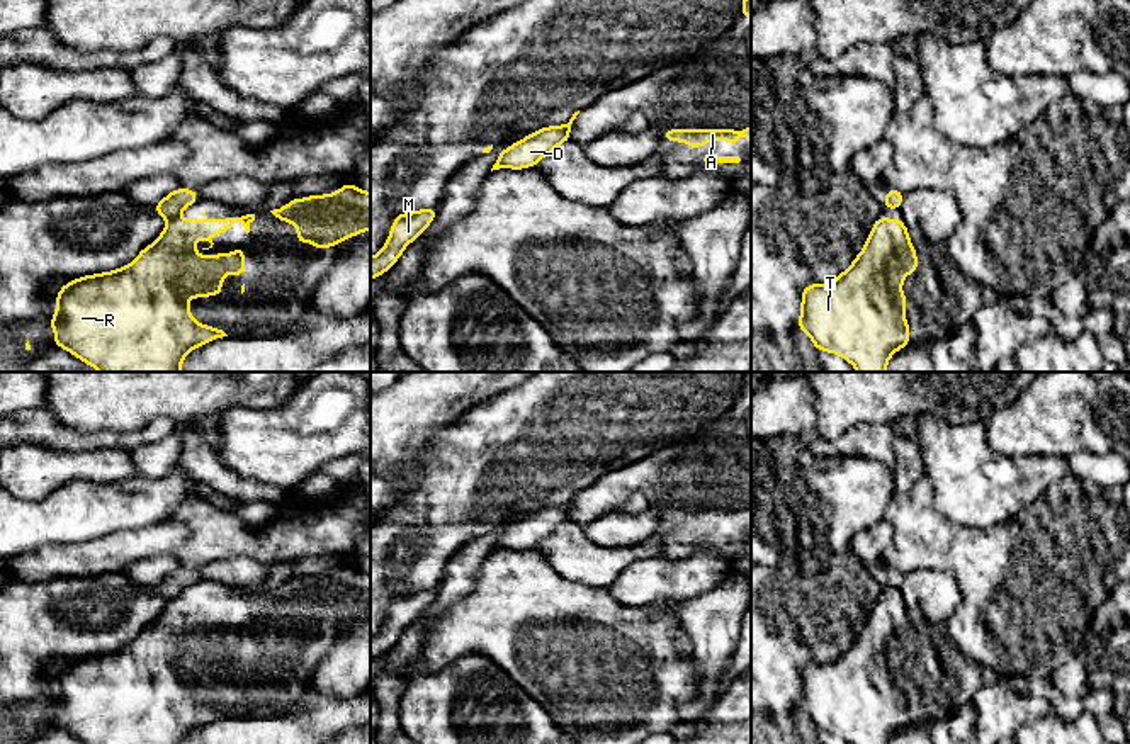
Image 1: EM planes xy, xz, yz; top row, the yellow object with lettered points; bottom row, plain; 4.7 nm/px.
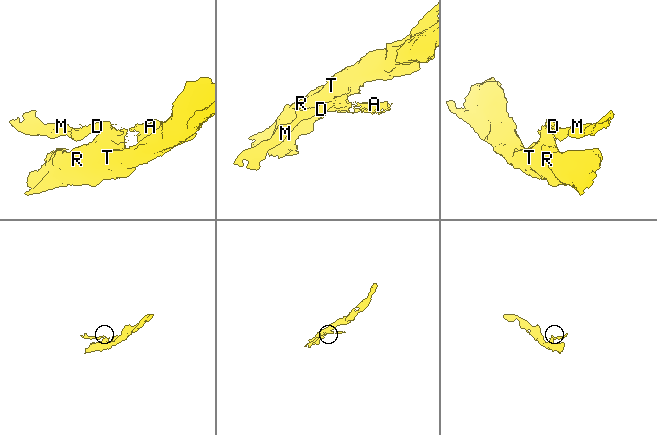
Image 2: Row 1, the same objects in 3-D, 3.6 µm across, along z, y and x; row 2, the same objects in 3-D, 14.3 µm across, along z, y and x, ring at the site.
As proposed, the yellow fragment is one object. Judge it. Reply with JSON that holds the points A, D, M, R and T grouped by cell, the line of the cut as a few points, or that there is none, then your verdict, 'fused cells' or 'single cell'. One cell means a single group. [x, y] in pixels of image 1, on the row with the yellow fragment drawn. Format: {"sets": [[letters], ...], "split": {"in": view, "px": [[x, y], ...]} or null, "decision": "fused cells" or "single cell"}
{"sets": [["A", "R", "T"], ["D", "M"]], "split": {"in": "xy", "px": [[175, 216], [169, 221]]}, "decision": "fused cells"}

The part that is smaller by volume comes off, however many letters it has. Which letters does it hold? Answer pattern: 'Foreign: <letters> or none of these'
Foreign: D, M

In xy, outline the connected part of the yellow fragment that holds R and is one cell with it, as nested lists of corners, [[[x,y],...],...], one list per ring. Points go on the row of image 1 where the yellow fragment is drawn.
[[[246,214],[246,216],[231,216],[231,217],[224,217],[224,219],[197,219],[197,217],[190,217],[190,219],[177,219],[173,217],[172,221],[167,223],[167,226],[163,228],[161,234],[156,238],[155,243],[151,243],[150,246],[144,246],[134,262],[116,268],[112,272],[102,272],[102,273],[93,273],[93,275],[83,275],[80,279],[75,279],[71,282],[66,282],[59,292],[56,294],[56,311],[54,316],[49,321],[49,326],[54,331],[54,345],[53,347],[59,347],[65,348],[66,352],[70,352],[73,357],[80,358],[83,364],[93,367],[99,372],[182,372],[182,360],[197,347],[207,345],[212,340],[228,336],[223,330],[214,328],[214,326],[207,326],[207,324],[201,324],[199,321],[195,321],[190,316],[190,304],[189,304],[189,297],[194,296],[197,299],[207,297],[207,296],[223,296],[223,279],[228,273],[234,273],[240,277],[245,277],[245,246],[238,246],[233,253],[218,253],[212,256],[199,256],[195,251],[195,240],[202,238],[204,241],[209,241],[212,248],[212,236],[218,233],[226,233],[231,229],[233,223],[241,223],[245,226],[245,233],[250,233],[250,224],[255,221],[255,214]]]

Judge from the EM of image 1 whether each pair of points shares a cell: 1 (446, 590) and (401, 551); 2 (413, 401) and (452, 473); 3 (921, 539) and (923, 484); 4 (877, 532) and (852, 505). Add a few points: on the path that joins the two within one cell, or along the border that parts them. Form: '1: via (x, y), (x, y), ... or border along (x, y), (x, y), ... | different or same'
1: border along (459, 549), (447, 561), (444, 576), (435, 586) | different
2: border along (466, 413), (429, 440), (418, 459), (422, 474) | different
3: via (921, 525), (921, 498) | same
4: border along (882, 518), (862, 529), (852, 539), (848, 551) | different

